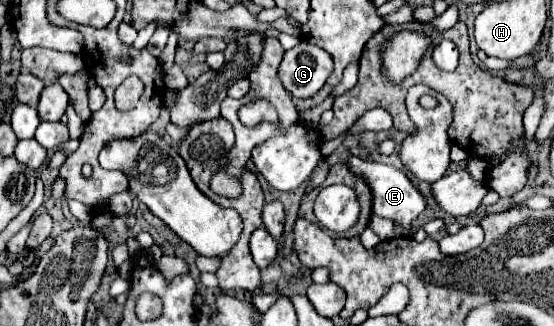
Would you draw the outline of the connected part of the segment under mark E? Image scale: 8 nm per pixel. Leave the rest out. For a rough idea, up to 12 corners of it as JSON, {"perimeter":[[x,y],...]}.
{"perimeter":[[347,159],[369,181],[373,213],[409,229],[427,199],[391,165]]}

